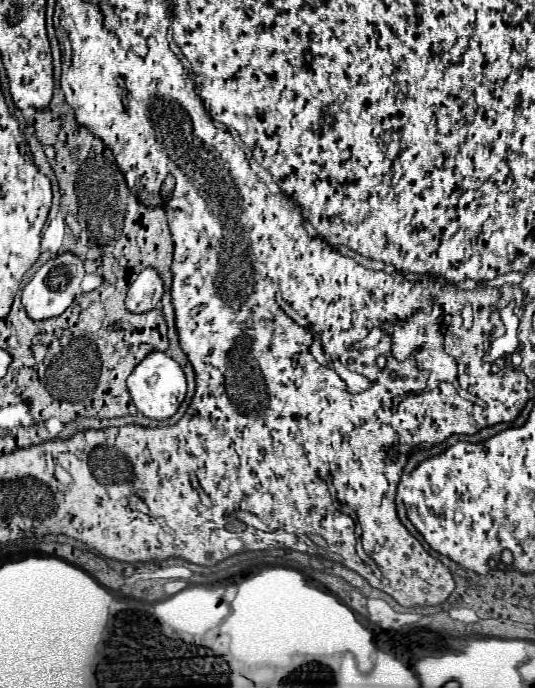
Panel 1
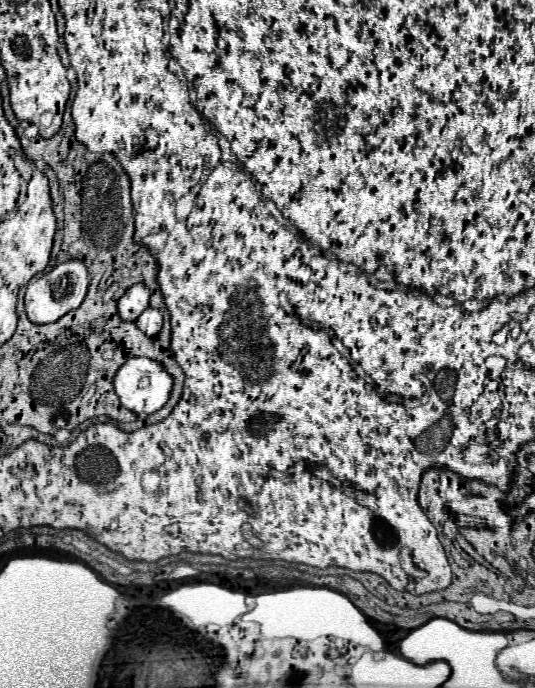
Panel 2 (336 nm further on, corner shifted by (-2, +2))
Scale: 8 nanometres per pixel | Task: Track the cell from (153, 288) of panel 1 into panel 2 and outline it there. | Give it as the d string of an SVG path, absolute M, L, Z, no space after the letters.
M142 284L130 286L124 292L124 296L118 300L120 318L134 322L148 308L148 298L150 298L150 290L146 290L146 286L142 286Z

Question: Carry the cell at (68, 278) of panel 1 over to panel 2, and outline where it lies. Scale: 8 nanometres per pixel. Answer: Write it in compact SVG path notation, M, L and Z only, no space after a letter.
M78 260L62 262L62 264L54 266L50 272L32 280L26 290L26 314L28 314L30 322L32 324L50 324L50 322L60 320L70 310L76 310L86 296L88 282L90 282L88 270L84 266L84 262L78 262Z

